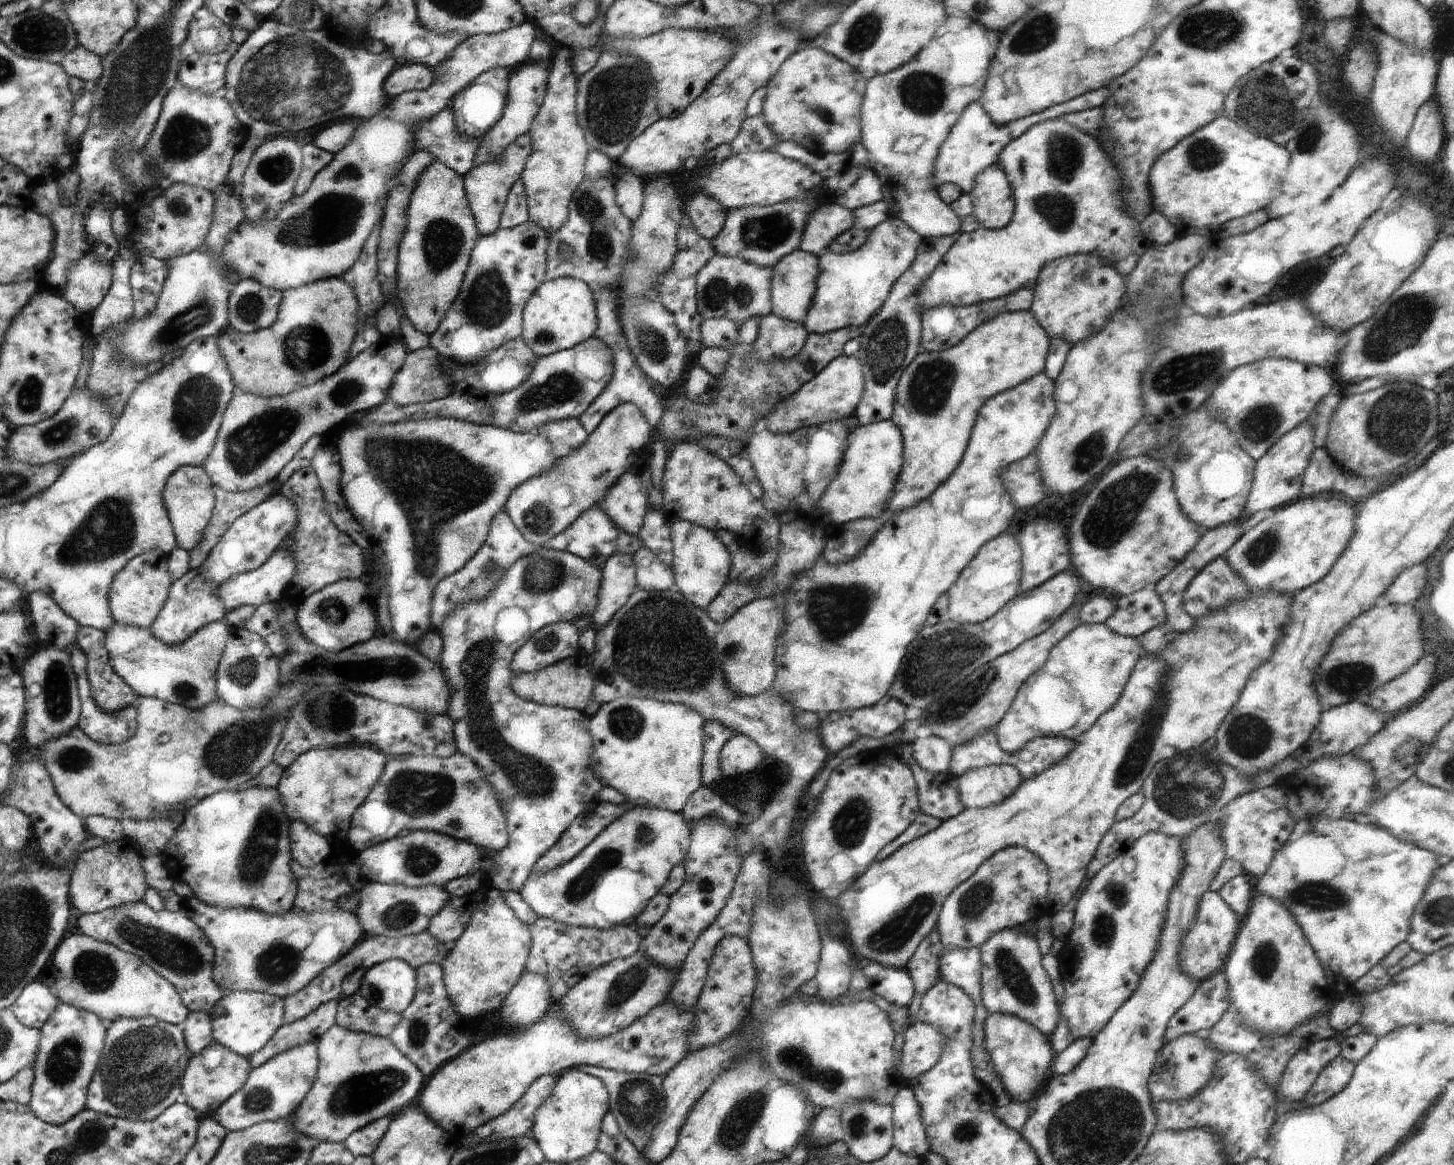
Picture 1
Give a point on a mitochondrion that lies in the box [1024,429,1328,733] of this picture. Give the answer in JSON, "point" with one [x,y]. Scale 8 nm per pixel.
{"point":[1098,526]}

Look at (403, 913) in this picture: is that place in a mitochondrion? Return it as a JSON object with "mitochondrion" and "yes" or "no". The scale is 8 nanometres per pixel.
{"mitochondrion":"yes"}

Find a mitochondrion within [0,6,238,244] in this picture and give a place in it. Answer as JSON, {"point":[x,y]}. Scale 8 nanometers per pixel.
{"point":[43,34]}

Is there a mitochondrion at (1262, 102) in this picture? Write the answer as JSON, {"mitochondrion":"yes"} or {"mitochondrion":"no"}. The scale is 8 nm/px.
{"mitochondrion":"yes"}

